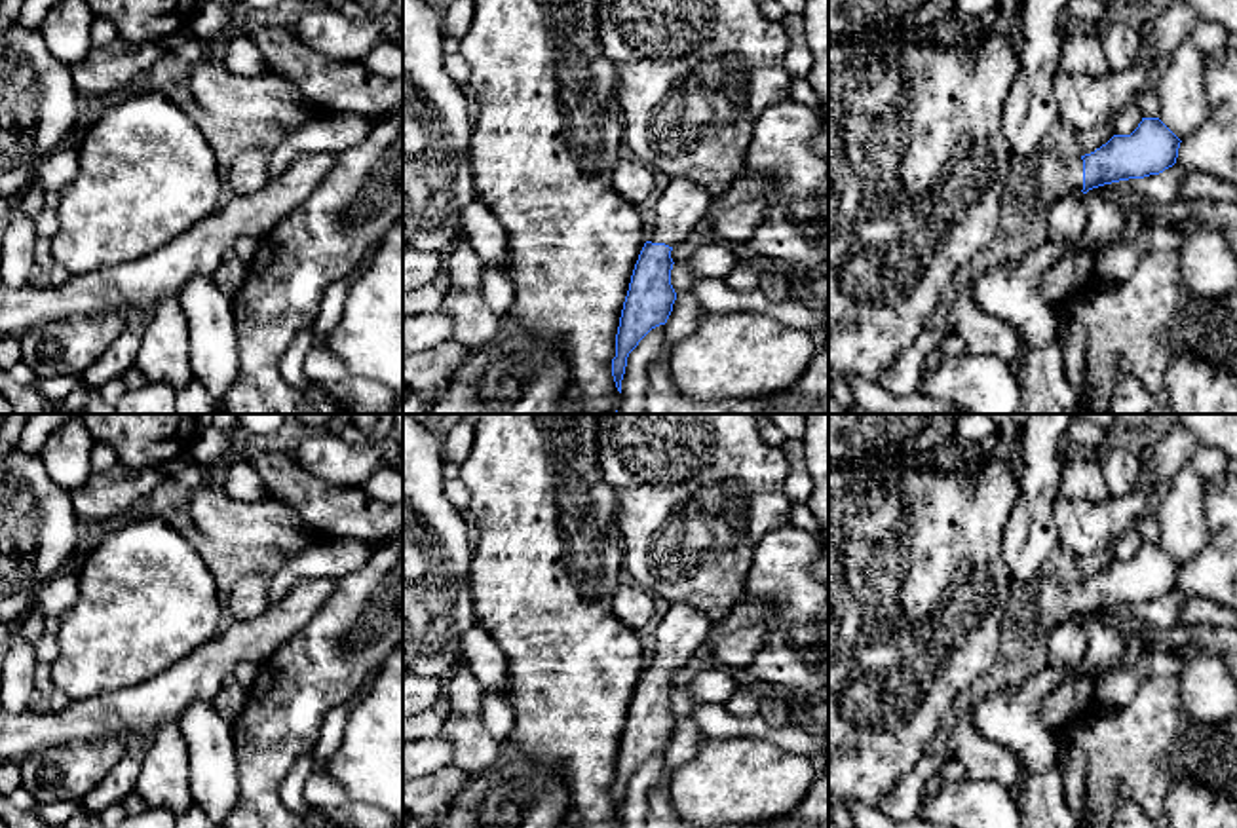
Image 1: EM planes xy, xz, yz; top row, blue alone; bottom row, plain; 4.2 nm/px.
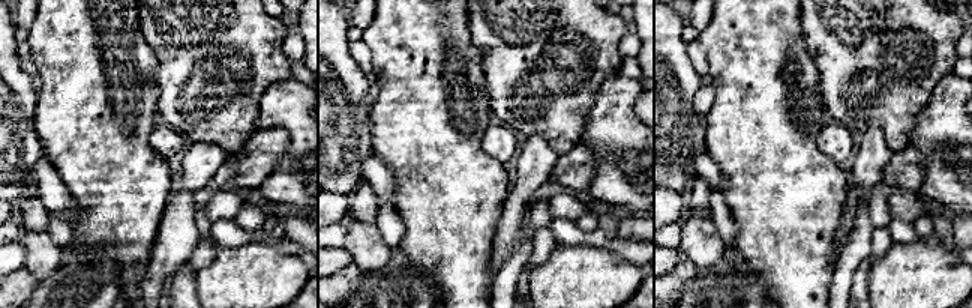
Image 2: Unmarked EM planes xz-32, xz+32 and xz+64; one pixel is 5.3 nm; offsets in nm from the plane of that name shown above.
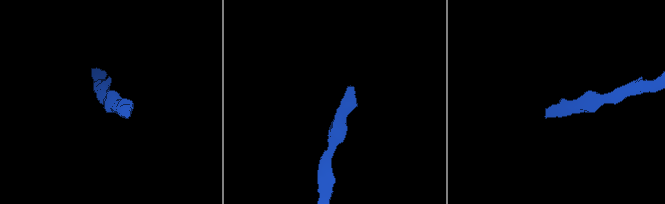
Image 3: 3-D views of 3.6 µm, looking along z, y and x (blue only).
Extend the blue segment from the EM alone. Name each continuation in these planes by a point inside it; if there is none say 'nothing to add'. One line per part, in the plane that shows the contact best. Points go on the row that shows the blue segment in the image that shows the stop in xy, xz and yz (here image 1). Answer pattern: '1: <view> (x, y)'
1: yz (1055, 177)

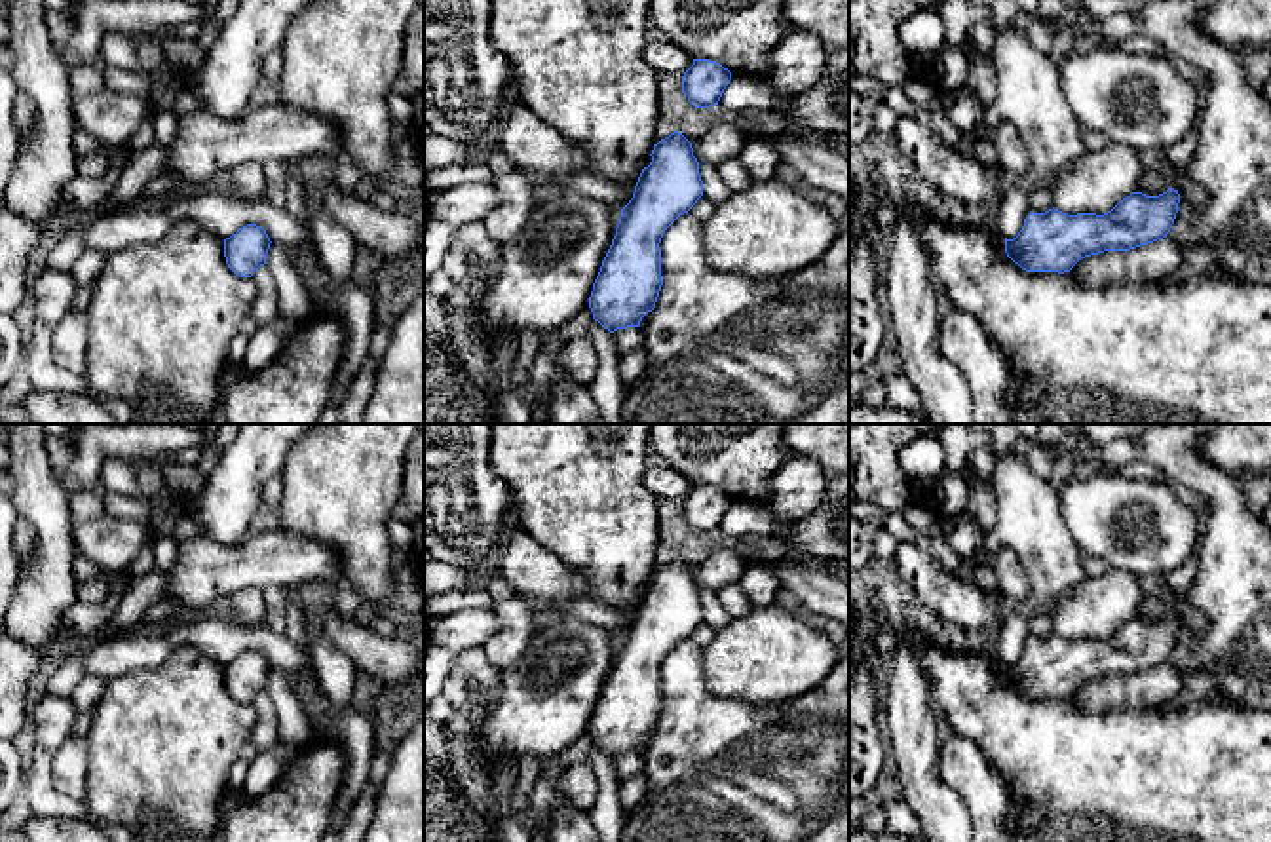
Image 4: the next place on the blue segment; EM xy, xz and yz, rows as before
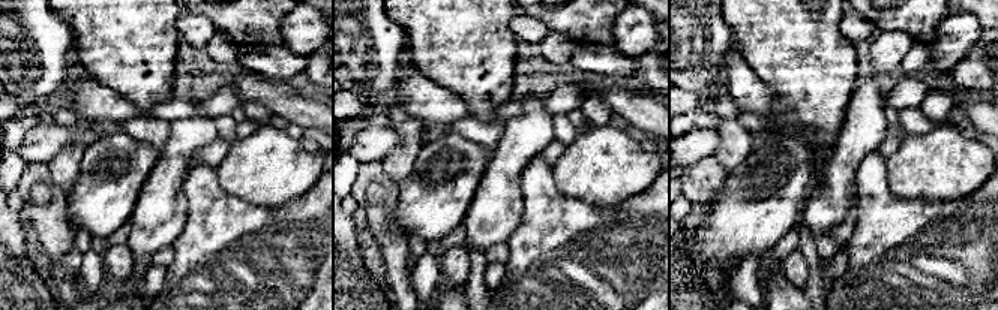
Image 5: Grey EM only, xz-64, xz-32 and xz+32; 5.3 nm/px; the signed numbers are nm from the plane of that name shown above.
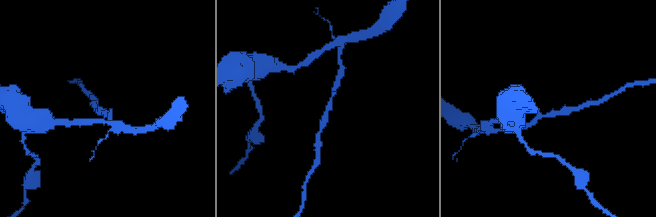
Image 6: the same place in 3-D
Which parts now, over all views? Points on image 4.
nothing to add

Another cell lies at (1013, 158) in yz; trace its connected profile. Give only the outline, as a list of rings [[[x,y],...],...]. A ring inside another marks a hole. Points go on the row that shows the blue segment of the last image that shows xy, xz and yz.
[[[999,122],[992,143],[997,152],[997,165],[1009,177],[1009,181],[1032,171],[1028,146],[1013,122]]]

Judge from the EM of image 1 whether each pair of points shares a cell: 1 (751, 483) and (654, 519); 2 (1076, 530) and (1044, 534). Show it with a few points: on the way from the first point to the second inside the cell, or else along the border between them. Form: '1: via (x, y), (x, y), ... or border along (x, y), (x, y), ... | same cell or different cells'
1: via (726, 487), (692, 490), (679, 504) | same cell
2: border along (1057, 494), (1053, 521), (1059, 545) | different cells

